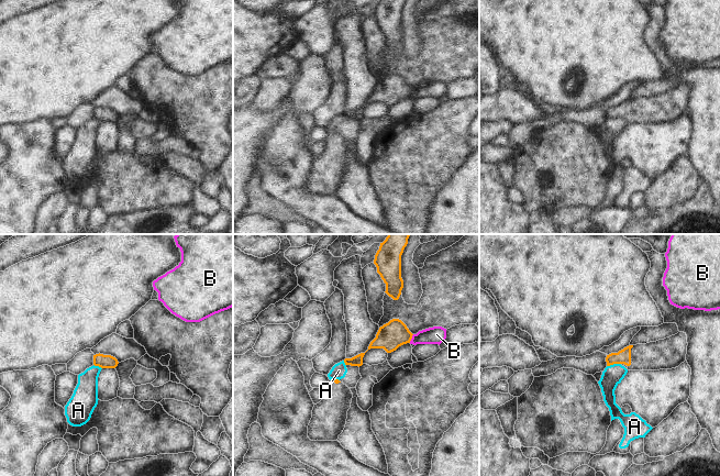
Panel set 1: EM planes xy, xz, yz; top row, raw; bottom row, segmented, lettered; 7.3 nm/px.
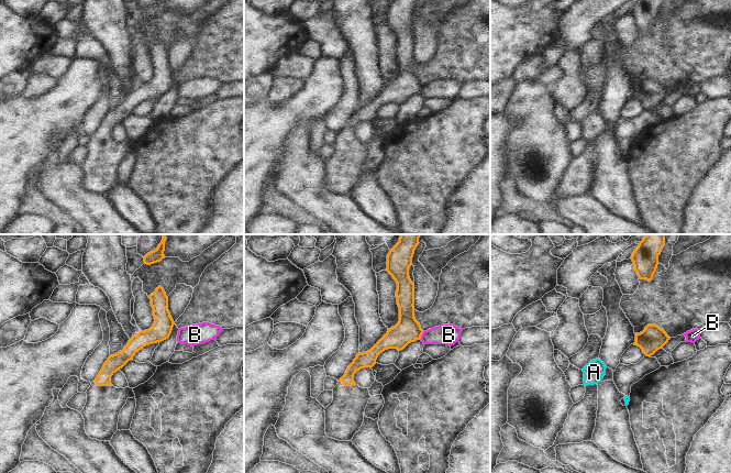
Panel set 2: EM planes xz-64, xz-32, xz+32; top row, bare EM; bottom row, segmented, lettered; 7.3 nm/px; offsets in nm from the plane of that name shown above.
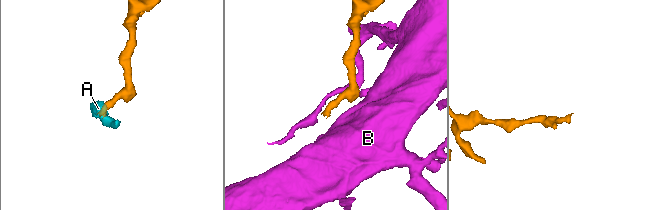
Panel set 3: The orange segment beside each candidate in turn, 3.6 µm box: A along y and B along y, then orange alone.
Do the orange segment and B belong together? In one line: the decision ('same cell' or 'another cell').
another cell

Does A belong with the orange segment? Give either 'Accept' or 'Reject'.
Reject.

